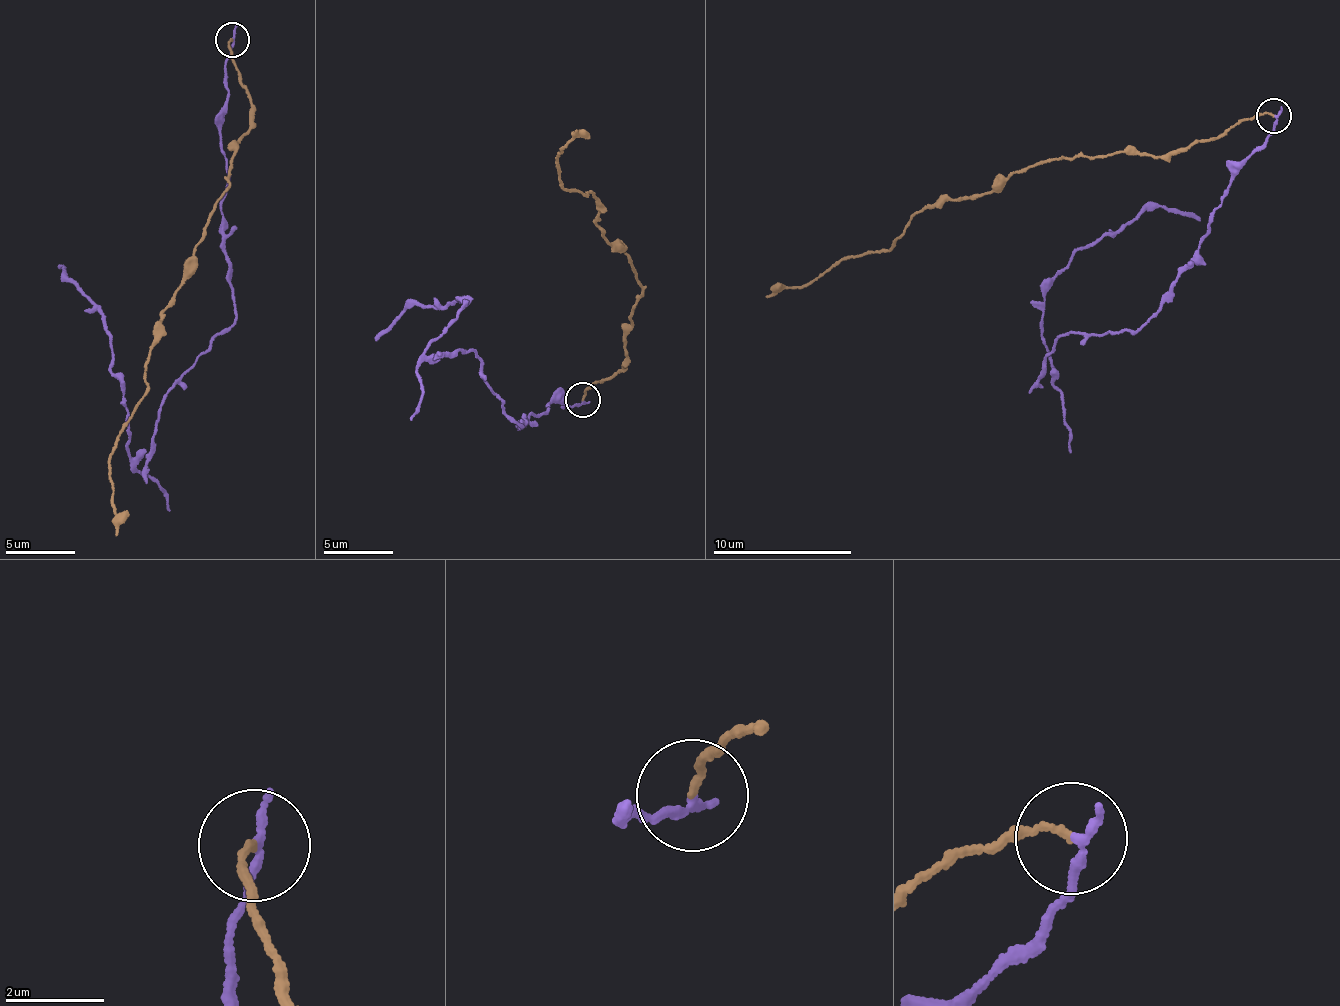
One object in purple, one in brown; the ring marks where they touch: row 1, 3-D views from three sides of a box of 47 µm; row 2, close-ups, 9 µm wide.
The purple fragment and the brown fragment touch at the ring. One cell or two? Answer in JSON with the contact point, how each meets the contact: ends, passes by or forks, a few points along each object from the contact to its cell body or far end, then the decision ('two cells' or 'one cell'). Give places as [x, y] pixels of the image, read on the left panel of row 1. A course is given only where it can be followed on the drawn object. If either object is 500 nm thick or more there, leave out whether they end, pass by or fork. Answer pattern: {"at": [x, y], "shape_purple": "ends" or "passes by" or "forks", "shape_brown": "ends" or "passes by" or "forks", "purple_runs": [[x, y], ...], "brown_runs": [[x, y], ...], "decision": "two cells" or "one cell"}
{"at": [232, 39], "shape_purple": "ends", "shape_brown": "ends", "purple_runs": [[232, 41], [221, 134], [236, 319], [168, 391], [146, 454], [131, 452], [126, 388], [97, 305], [63, 267]], "brown_runs": [[232, 41], [249, 130], [230, 146], [234, 164], [222, 195], [154, 329], [146, 389], [106, 463], [115, 535]], "decision": "two cells"}

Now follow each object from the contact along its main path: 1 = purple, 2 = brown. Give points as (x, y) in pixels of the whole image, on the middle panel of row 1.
1: (583, 400), (550, 403), (518, 428), (480, 356), (428, 350), (464, 297), (416, 304), (377, 342)
2: (583, 400), (624, 359), (624, 326), (642, 282), (606, 241), (590, 192), (563, 186), (556, 154), (576, 128)

